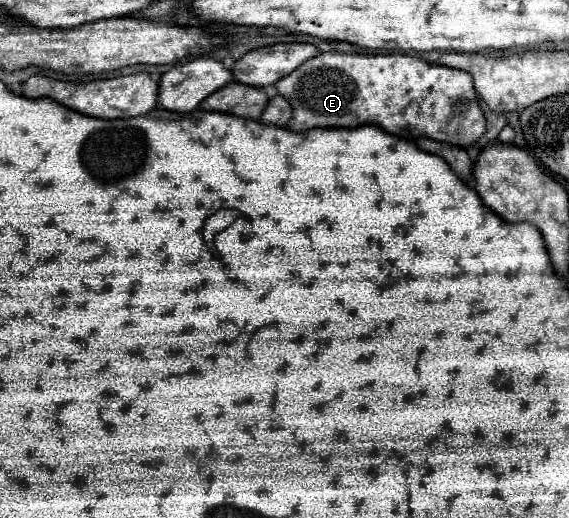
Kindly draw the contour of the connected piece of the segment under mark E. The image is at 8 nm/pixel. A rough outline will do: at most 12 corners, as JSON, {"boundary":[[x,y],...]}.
{"boundary":[[321,53],[277,81],[291,131],[379,125],[459,147],[487,129],[471,75]]}

